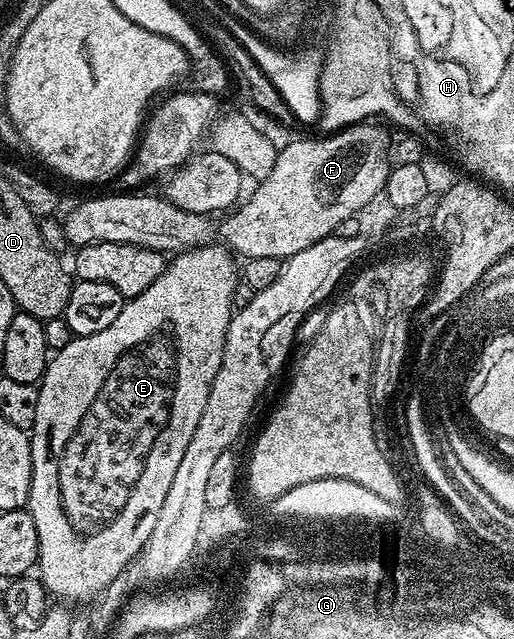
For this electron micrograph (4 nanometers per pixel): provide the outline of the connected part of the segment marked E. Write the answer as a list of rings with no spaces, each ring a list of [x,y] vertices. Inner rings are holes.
[[[223,245],[195,246],[192,250],[181,250],[165,265],[162,276],[146,288],[137,298],[129,298],[111,326],[94,335],[73,337],[61,350],[51,355],[48,369],[38,383],[37,416],[30,429],[33,458],[33,476],[26,509],[38,528],[38,579],[49,595],[57,594],[68,602],[83,604],[91,600],[102,588],[122,572],[126,560],[146,544],[150,532],[158,524],[162,503],[174,484],[174,472],[186,453],[186,444],[202,420],[202,408],[206,408],[206,396],[210,396],[210,384],[218,376],[222,364],[228,325],[234,313],[232,297],[238,283],[238,266],[232,263],[233,255]]]

